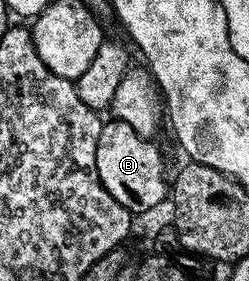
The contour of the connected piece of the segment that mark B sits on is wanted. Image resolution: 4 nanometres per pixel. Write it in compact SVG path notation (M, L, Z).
M109 118L101 125L99 142L95 146L95 170L99 174L99 182L103 182L107 194L111 194L111 198L115 198L115 202L119 202L119 206L126 208L130 214L149 212L152 208L159 207L164 200L166 203L171 192L167 178L165 182L165 160L153 143L154 141L150 137L135 134L135 130L131 130L131 126L127 126L127 122Z

